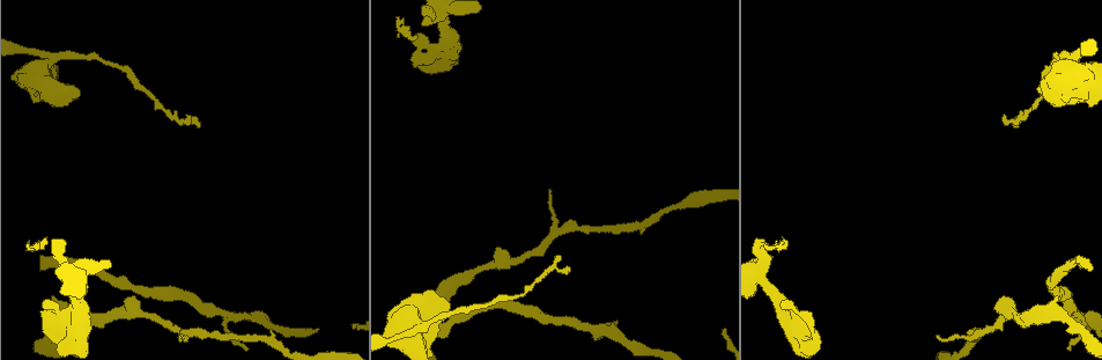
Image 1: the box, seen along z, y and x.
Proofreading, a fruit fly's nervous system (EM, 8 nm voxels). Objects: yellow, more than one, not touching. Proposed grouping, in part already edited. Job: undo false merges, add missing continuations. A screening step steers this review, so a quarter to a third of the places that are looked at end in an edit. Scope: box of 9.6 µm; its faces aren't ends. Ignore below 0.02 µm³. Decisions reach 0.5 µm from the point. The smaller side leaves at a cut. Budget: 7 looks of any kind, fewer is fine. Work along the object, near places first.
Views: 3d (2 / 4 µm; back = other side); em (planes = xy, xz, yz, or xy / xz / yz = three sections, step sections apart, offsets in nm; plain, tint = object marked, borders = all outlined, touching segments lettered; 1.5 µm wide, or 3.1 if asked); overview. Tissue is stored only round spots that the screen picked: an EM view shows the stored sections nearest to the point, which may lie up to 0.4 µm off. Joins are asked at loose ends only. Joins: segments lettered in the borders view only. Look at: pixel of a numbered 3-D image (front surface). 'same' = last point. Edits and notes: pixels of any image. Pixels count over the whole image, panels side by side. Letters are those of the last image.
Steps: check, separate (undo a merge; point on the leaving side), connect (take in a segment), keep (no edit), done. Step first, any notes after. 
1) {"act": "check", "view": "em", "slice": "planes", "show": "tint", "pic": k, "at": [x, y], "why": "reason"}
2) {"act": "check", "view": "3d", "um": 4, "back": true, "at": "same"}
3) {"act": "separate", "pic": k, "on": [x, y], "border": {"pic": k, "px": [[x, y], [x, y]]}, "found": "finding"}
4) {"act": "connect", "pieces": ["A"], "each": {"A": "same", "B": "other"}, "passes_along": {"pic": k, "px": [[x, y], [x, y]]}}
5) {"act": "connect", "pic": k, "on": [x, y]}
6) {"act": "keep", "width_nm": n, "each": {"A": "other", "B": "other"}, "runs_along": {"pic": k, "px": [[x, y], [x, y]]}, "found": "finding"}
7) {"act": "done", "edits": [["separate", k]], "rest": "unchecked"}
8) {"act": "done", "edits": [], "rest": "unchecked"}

{"act": "check", "view": "3d", "um": 4, "pic": 1, "at": [418, 325], "why": "thick turns thin"}

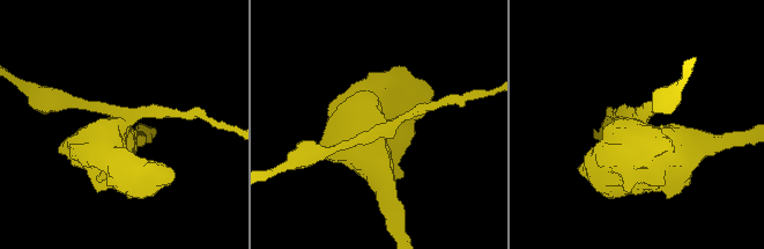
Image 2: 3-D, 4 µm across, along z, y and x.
{"act": "check", "view": "em", "slice": "xz", "step": 4, "show": "tint", "pic": 2, "at": [117, 122], "why": "shape alone is not enough"}

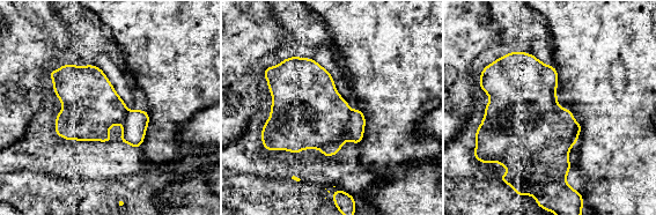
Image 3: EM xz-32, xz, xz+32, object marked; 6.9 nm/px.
{"act": "check", "view": "em", "slice": "xz", "step": 4, "show": "borders", "at": "same"}

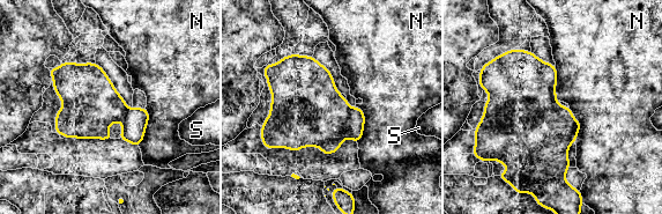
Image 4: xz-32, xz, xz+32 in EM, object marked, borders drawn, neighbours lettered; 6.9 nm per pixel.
{"act": "separate", "pic": 4, "on": [577, 124], "each": {"N": "other", "S": "other"}, "border": {"pic": 4, "px": [[573, 119], [574, 140]]}, "found": "two neurons meet here"}

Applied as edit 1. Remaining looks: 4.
{"act": "check", "view": "em", "slice": "xy", "step": 4, "show": "borders", "pic": 1, "at": [1091, 271], "why": "branch stops here"}

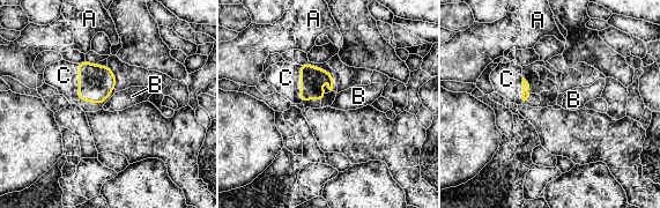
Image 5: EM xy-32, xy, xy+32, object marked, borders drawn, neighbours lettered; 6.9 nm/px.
{"act": "check", "view": "em", "slice": "planes", "show": "borders", "at": "same", "why": "cut it another way"}

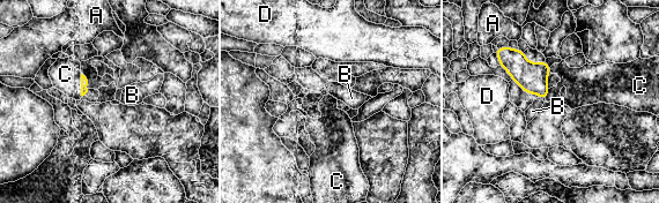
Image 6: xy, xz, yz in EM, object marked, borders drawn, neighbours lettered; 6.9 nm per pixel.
{"act": "connect", "pieces": ["C"], "each": {"A": "other", "B": "other", "C": "same", "D": "other"}, "found": "it goes on there"}

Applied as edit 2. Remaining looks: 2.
{"act": "done", "edits": [["separate", 4], ["connect", 6]], "rest": "unchecked"}

